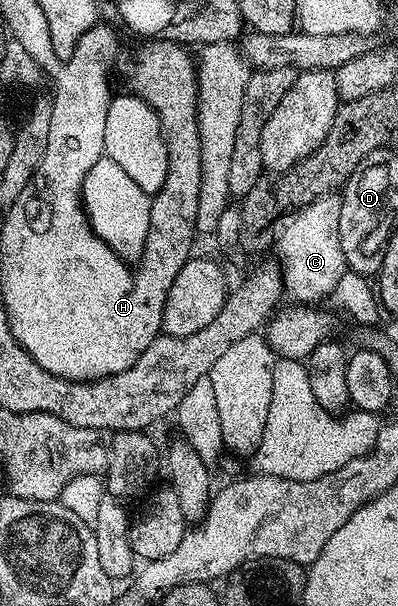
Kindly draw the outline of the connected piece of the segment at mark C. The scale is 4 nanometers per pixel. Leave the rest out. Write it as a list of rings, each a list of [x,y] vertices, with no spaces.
[[[323,196],[307,204],[284,225],[278,237],[278,249],[284,255],[283,295],[300,306],[312,306],[315,300],[331,297],[346,271],[342,242],[338,238],[340,196]]]

